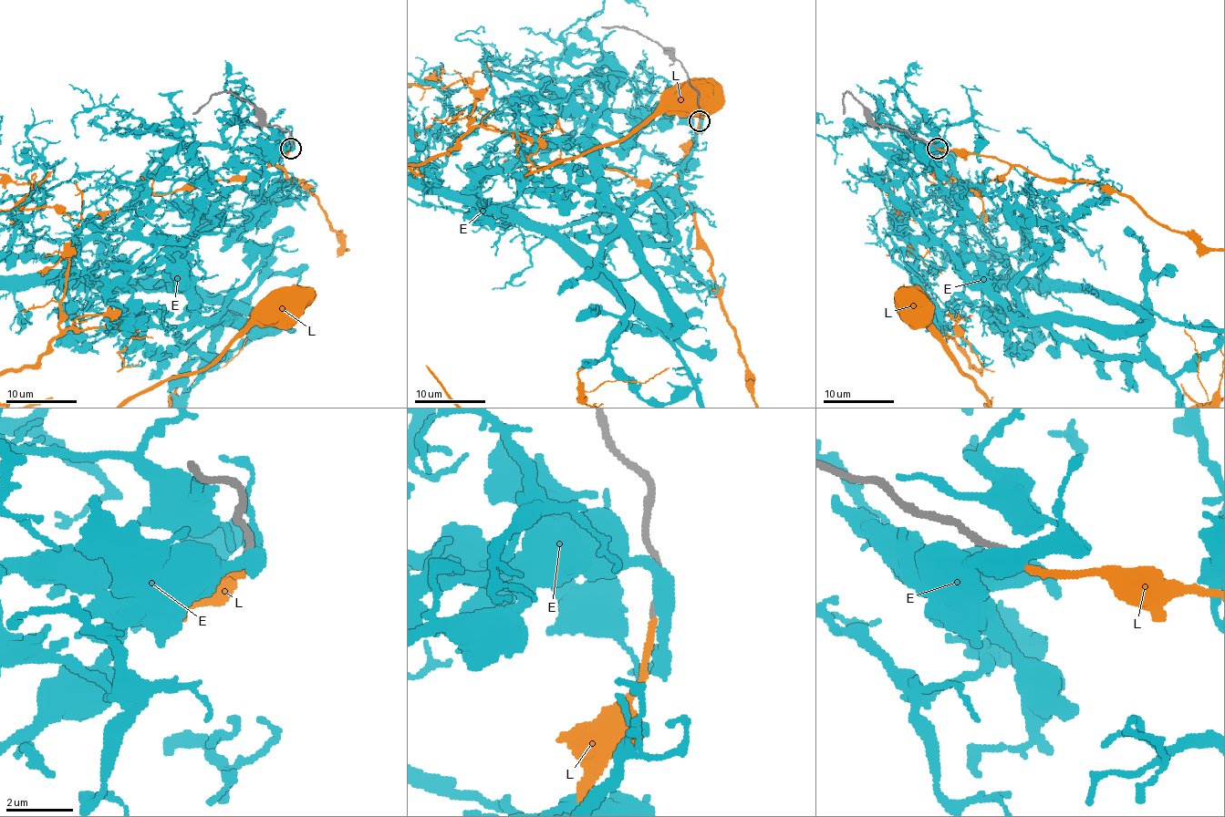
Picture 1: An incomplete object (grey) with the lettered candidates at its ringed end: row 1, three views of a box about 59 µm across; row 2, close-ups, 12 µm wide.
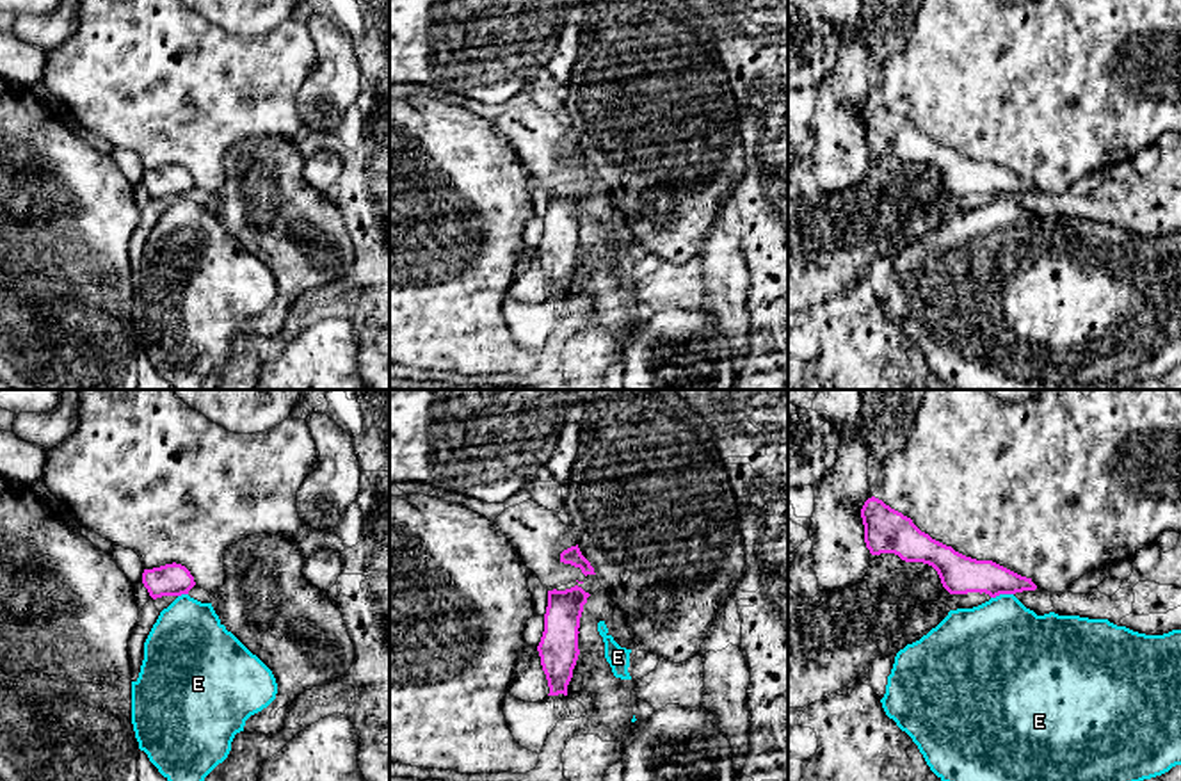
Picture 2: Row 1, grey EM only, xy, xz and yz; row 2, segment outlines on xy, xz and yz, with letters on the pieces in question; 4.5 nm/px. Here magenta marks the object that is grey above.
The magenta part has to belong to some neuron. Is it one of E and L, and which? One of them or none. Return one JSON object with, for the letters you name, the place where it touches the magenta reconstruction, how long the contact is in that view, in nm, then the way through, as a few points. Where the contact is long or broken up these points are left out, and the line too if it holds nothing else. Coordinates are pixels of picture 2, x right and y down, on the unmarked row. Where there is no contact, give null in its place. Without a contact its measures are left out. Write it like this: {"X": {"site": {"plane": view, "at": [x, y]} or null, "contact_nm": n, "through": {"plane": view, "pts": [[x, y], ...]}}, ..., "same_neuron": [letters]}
{"L": {"site": null}, "same_neuron": ["L"]}

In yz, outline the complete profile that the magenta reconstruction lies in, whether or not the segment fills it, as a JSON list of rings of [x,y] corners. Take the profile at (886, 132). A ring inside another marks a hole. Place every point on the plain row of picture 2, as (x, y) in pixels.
[[[872,98],[861,110],[864,144],[872,157],[895,155],[905,164],[932,167],[950,196],[985,194],[991,199],[1035,192],[1032,180],[992,162],[976,162],[921,133],[911,119]]]

